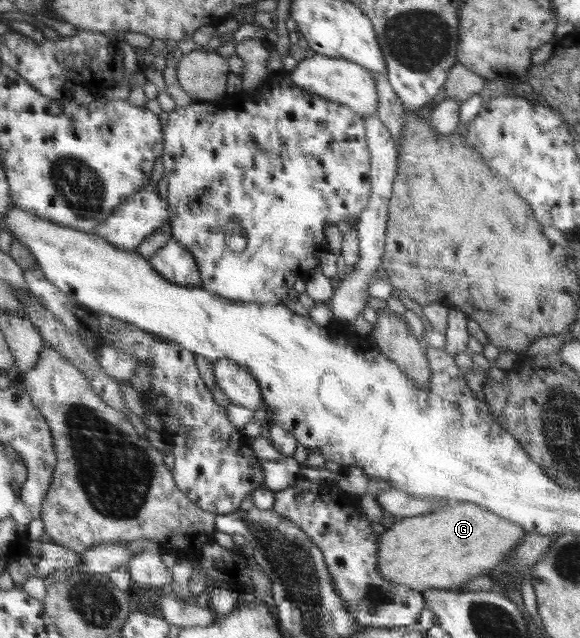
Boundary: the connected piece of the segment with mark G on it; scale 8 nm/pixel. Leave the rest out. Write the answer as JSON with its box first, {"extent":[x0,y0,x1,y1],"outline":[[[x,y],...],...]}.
{"extent":[378,502,526,593],"outline":[[[467,502],[452,503],[428,514],[390,522],[387,531],[378,535],[378,570],[388,585],[400,584],[420,593],[427,590],[452,590],[476,576],[490,573],[506,558],[506,554],[520,544],[526,533],[519,524],[491,513],[480,505]]]}

